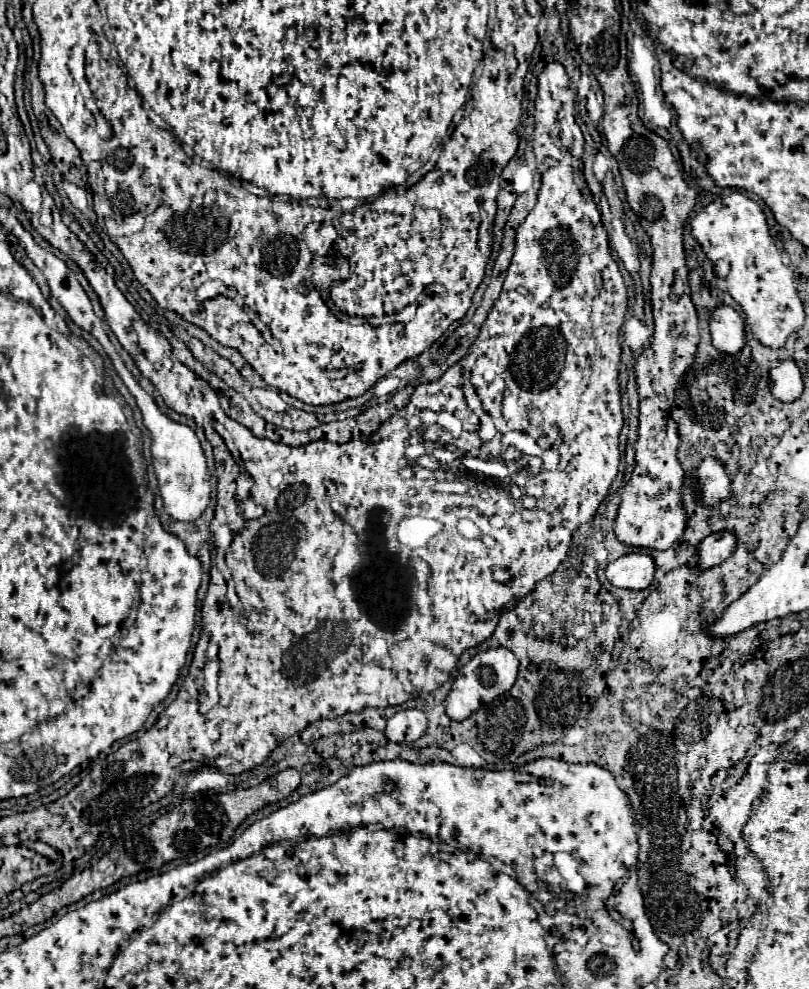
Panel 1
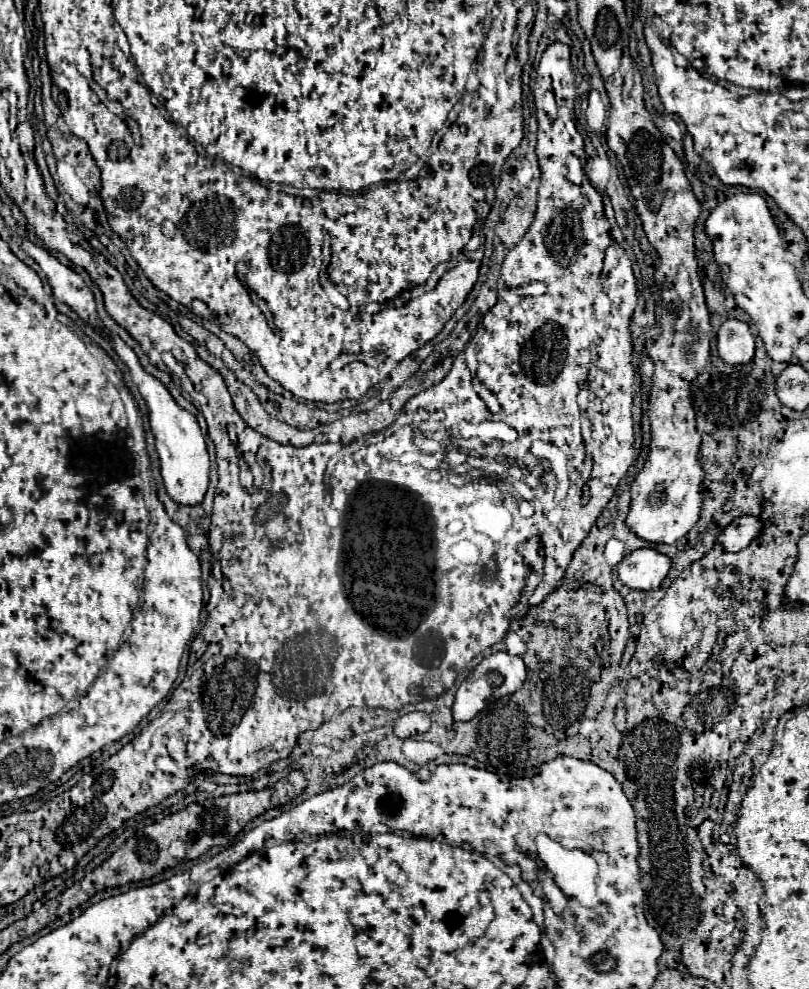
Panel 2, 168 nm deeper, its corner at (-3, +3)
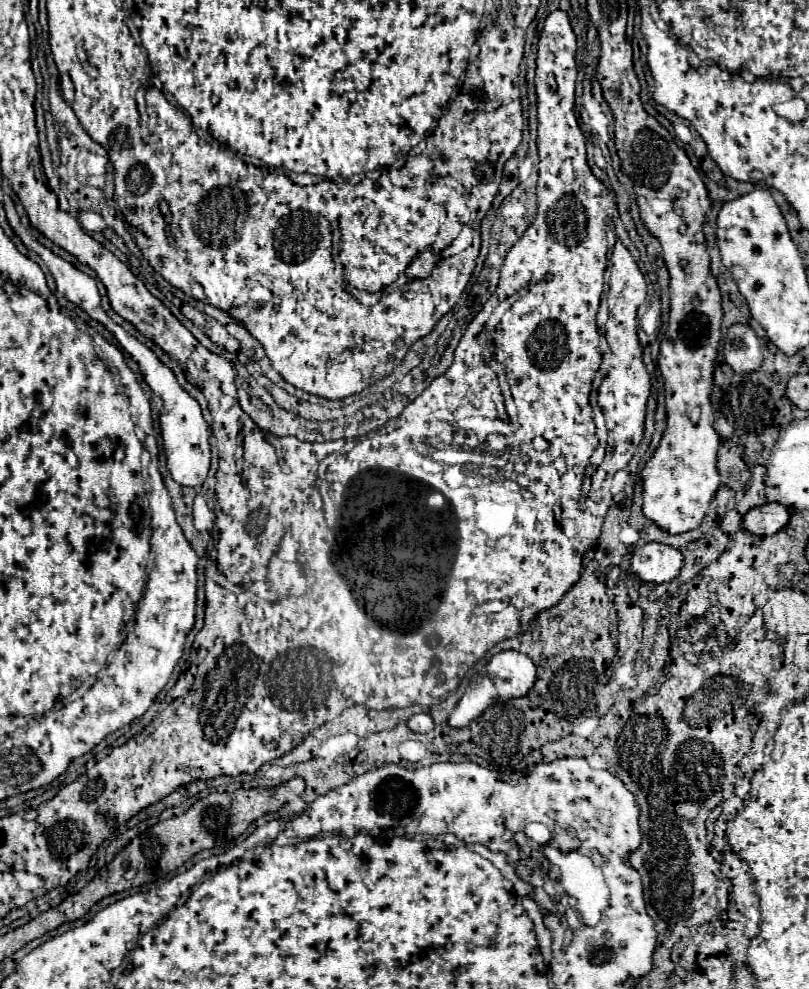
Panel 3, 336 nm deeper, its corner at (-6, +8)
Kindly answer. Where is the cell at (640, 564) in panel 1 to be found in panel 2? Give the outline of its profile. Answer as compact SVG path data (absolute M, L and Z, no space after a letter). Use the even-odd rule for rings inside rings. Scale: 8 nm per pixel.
M637 549L617 565L619 579L639 591L659 589L671 569L671 559L655 549Z

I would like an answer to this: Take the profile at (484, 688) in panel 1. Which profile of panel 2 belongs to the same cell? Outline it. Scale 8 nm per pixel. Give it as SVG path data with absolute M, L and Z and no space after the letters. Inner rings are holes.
M499 651L499 653L493 653L493 655L485 657L473 669L473 673L459 685L459 689L455 693L455 703L453 703L453 719L455 721L473 719L479 711L485 709L485 705L491 699L499 699L499 697L505 697L505 695L511 695L511 693L519 691L525 677L527 677L527 671L525 671L525 663L523 663L521 657L513 657L505 651Z

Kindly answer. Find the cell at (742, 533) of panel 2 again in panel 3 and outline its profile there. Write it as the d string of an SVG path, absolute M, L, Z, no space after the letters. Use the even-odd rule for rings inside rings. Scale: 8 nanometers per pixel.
M762 504L744 516L744 530L756 536L770 536L788 524L790 512L782 504Z

